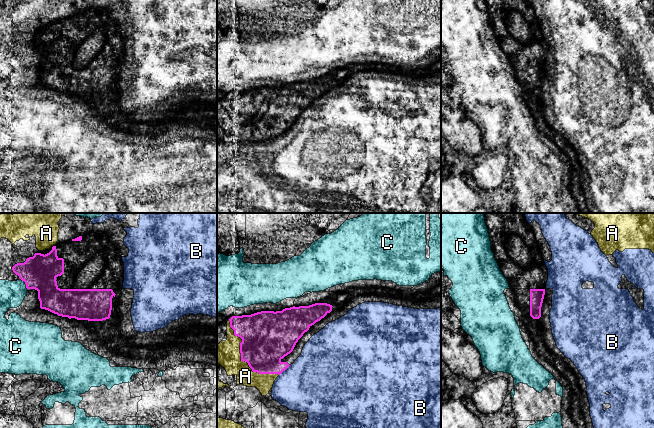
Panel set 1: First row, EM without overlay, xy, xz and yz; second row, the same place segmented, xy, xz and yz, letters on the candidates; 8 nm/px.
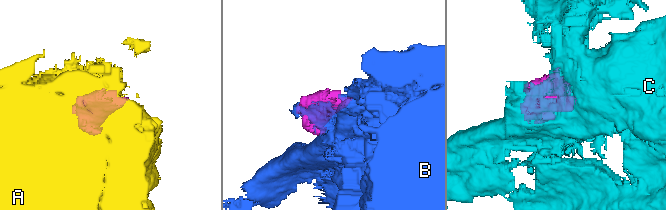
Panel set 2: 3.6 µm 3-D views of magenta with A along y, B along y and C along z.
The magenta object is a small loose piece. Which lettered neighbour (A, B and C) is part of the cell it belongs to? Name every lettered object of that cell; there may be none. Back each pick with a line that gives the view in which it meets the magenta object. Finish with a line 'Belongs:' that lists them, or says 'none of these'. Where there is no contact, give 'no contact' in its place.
Belongs: none of these

